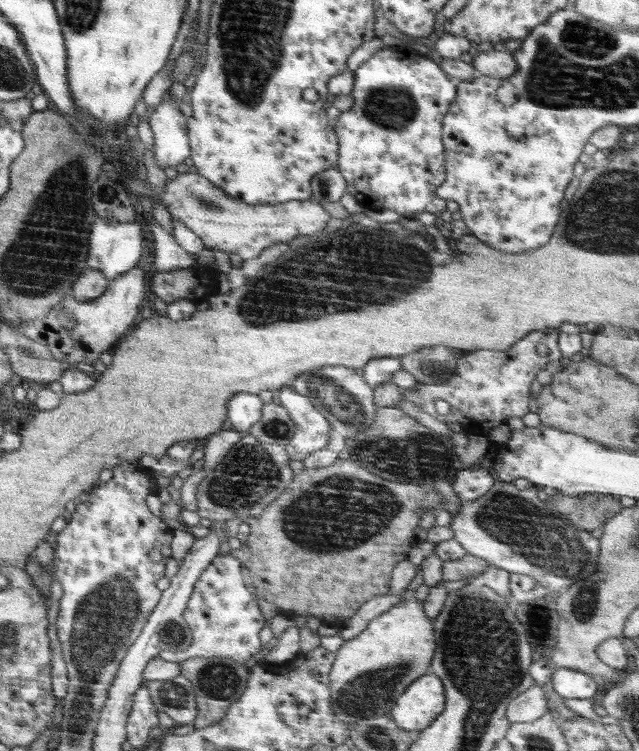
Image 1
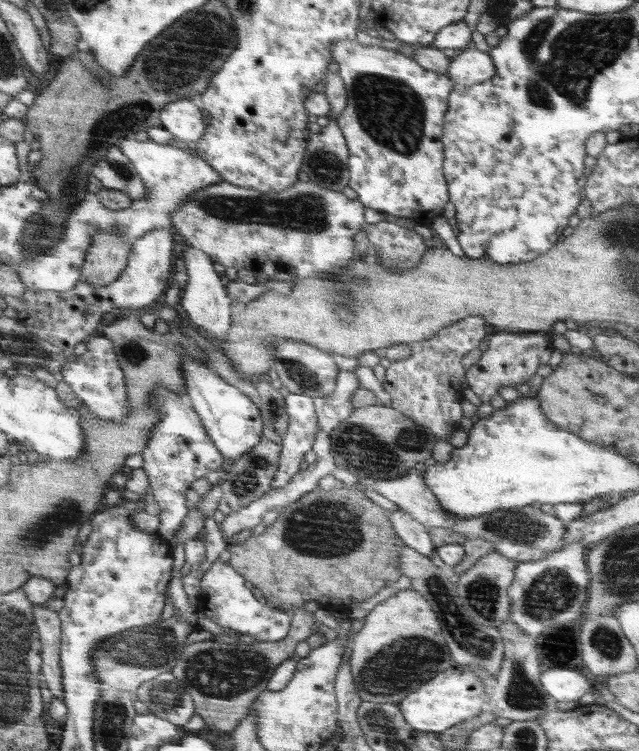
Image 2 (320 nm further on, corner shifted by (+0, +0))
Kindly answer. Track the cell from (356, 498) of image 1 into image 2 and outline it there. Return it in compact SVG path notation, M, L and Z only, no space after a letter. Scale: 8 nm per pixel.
M342 482L332 490L322 490L318 486L300 500L284 506L278 519L259 536L251 537L242 545L228 545L230 567L244 576L252 587L258 587L274 609L298 608L308 600L316 600L320 609L327 611L330 611L330 606L338 608L354 602L362 603L400 578L402 551L394 544L396 532L392 530L387 512L370 502L356 487L356 482Z

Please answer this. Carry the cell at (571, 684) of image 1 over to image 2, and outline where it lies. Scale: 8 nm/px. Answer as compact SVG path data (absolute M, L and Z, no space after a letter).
M552 667L542 670L540 683L547 693L557 701L578 700L590 688L588 680L580 672L576 672L576 668L567 667Z

